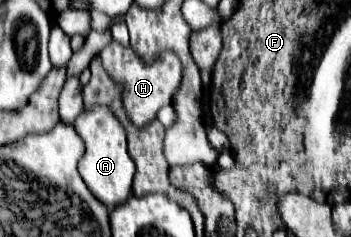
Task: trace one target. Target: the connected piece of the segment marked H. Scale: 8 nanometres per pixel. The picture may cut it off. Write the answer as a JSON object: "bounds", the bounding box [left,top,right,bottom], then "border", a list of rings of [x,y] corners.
{"bounds":[99,42,183,126],"border":[[[111,42],[107,44],[101,54],[99,54],[103,68],[107,70],[107,74],[117,82],[117,86],[121,88],[121,100],[127,112],[127,118],[135,124],[135,126],[147,126],[151,120],[155,120],[157,112],[167,106],[173,98],[173,94],[179,90],[177,86],[181,86],[181,78],[183,78],[183,70],[181,70],[181,62],[173,52],[165,52],[161,54],[153,64],[143,64],[139,58],[135,60],[133,50],[121,46],[119,42]]]}

